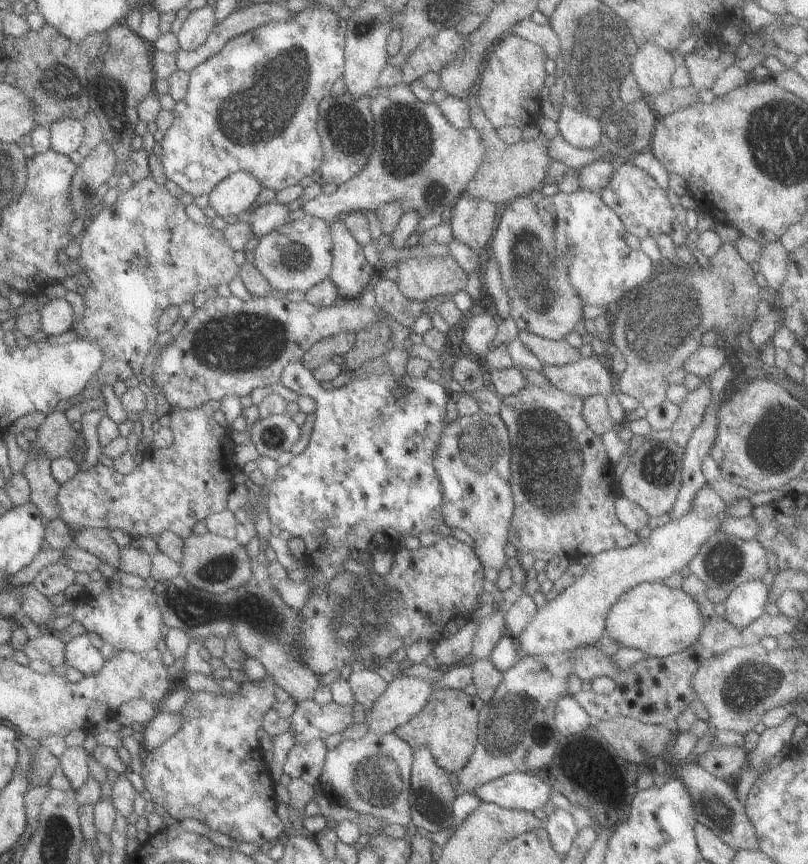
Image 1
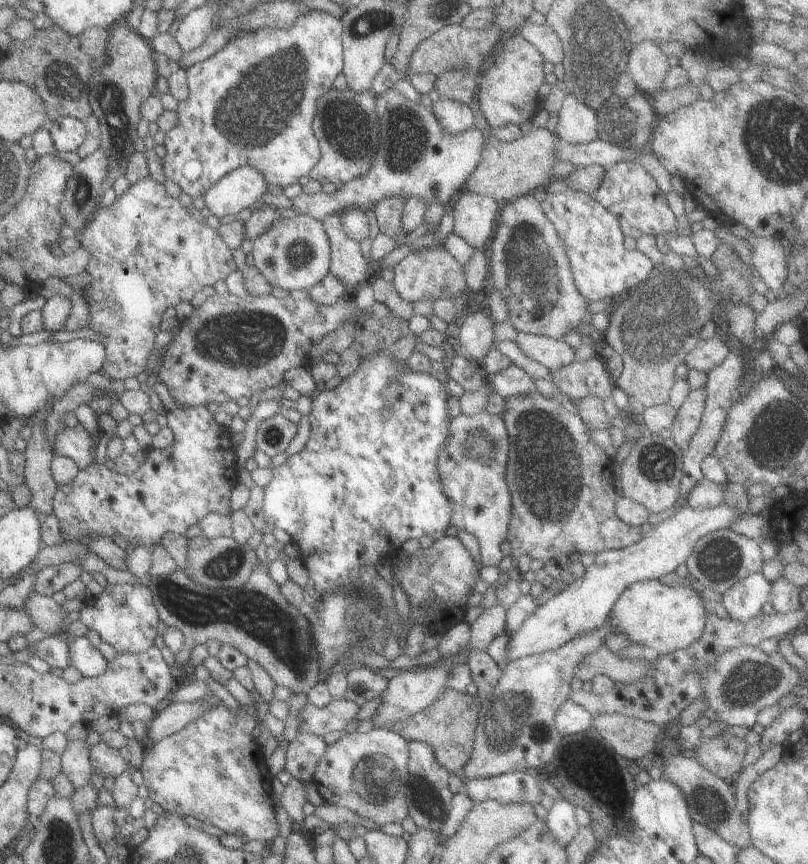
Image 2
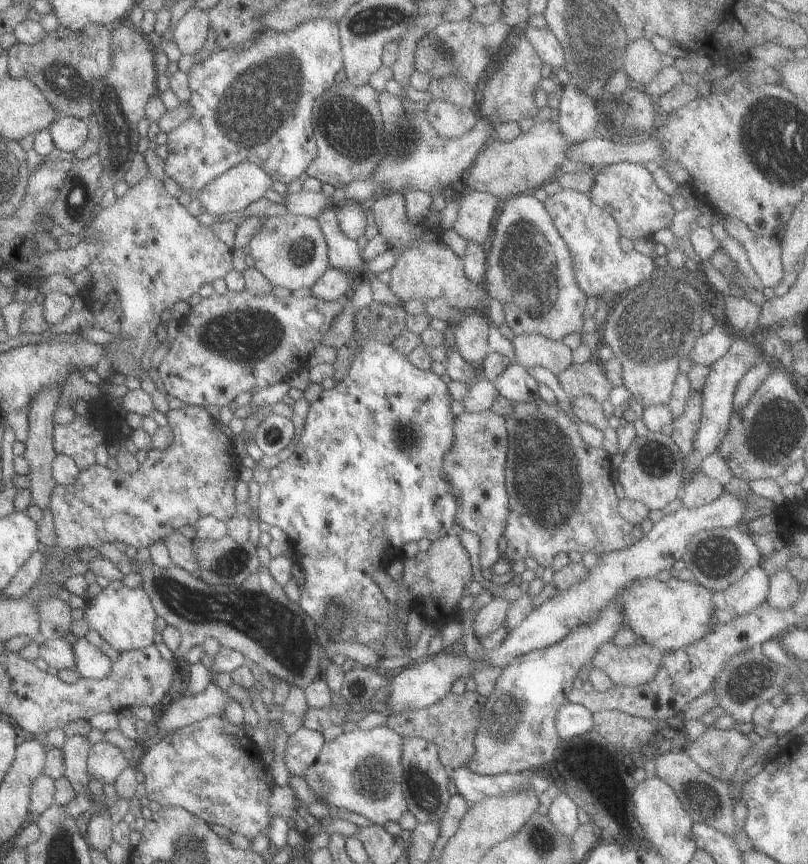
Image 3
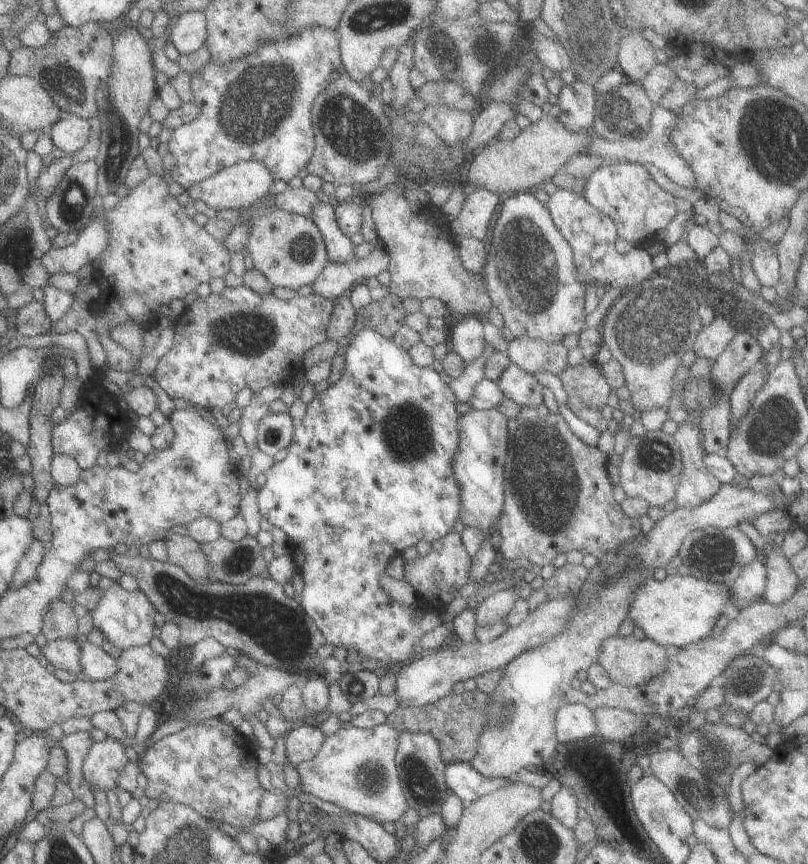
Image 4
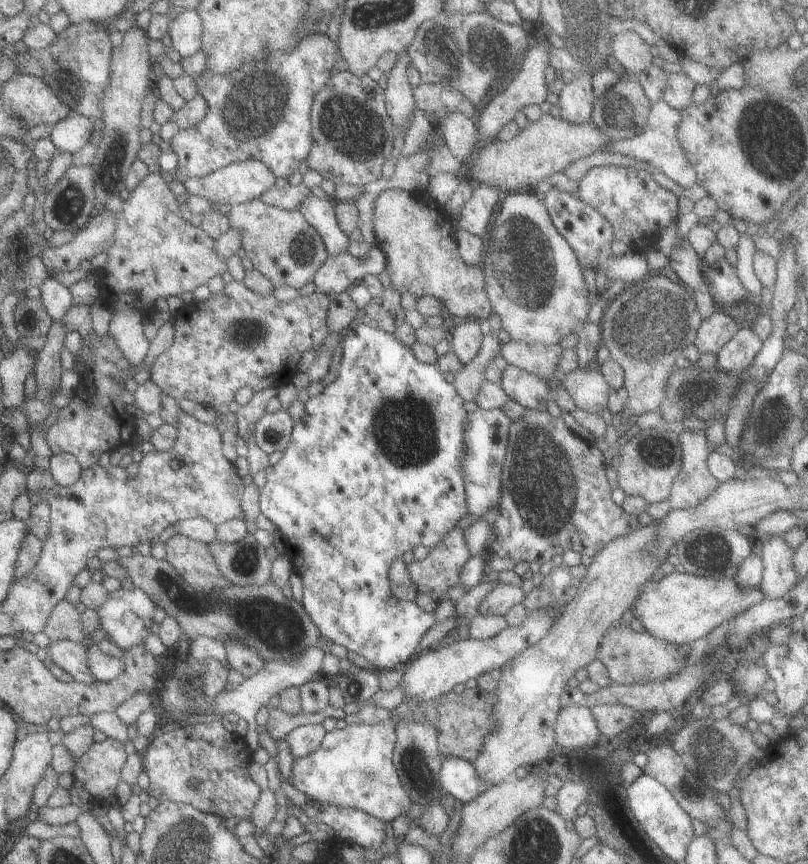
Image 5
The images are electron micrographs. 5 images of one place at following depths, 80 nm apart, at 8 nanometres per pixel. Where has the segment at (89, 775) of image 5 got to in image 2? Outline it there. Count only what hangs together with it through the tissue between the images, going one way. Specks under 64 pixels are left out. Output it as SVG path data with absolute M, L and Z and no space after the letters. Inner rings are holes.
M98 741L94 746L88 747L88 759L93 772L105 777L115 778L125 770L130 770L129 764L123 761L119 751Z

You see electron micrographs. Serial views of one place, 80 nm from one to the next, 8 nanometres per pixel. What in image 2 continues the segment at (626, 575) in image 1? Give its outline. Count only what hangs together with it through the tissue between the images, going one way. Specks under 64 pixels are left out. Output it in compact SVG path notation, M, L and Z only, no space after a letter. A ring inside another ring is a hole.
M731 499L704 509L683 506L669 518L650 527L649 532L641 535L632 545L597 553L594 555L593 564L586 566L584 573L577 580L541 603L515 632L508 635L508 660L559 648L573 637L599 628L606 622L615 599L629 585L637 581L657 579L674 571L679 564L687 560L694 542L717 529L729 527L738 516L739 511Z

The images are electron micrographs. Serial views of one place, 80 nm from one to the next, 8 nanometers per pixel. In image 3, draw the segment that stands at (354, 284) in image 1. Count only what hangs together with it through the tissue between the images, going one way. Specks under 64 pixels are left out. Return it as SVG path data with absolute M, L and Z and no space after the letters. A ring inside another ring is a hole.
M334 208L323 209L314 219L326 242L329 268L342 270L352 278L353 283L357 282L363 262L359 257L360 248L355 239L350 239L341 232Z

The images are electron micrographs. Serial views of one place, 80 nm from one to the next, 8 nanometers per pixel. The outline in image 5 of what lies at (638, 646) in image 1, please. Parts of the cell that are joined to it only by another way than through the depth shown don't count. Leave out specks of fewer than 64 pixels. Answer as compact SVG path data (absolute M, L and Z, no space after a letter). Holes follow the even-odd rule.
M675 570L657 582L647 581L633 601L631 610L646 633L671 644L691 645L721 622L743 612L762 598L758 588L740 587L733 579L713 580L712 577Z

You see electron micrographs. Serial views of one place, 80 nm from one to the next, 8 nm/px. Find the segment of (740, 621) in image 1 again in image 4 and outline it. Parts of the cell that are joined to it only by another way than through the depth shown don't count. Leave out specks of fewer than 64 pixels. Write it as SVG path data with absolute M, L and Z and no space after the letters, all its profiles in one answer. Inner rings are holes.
M753 559L745 563L740 573L728 587L729 602L741 610L752 602L762 598L765 584L766 568L764 564Z

